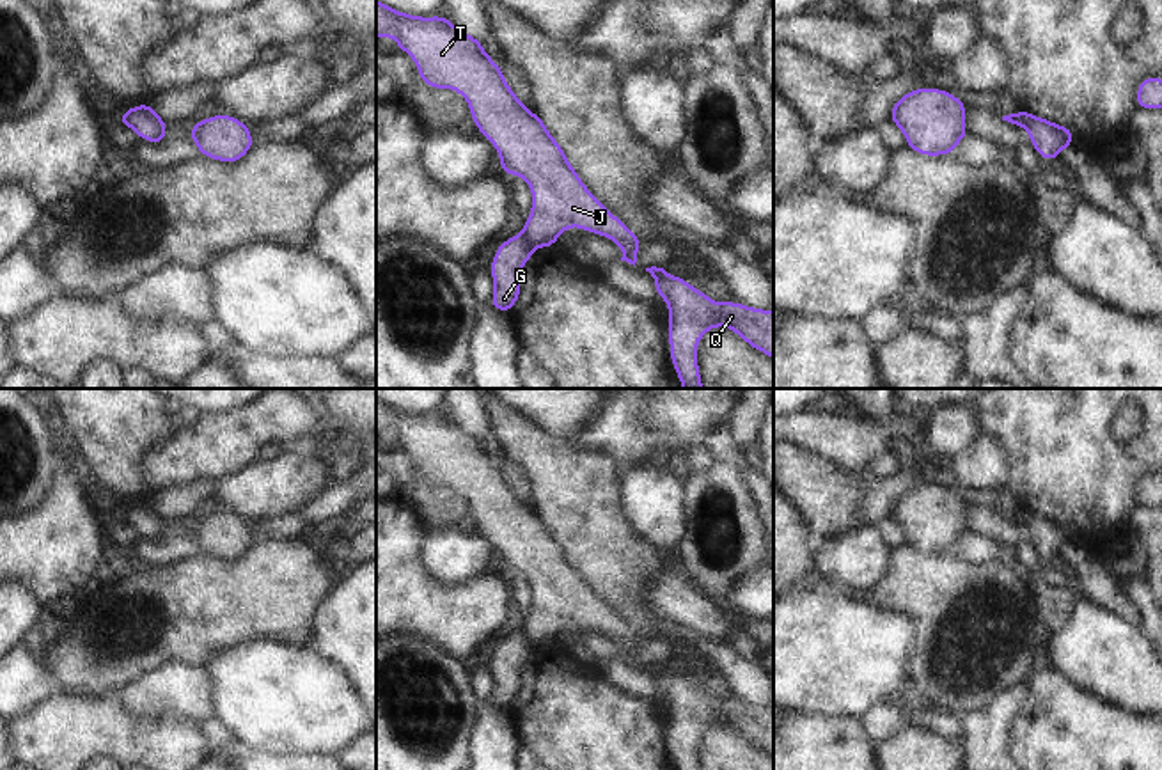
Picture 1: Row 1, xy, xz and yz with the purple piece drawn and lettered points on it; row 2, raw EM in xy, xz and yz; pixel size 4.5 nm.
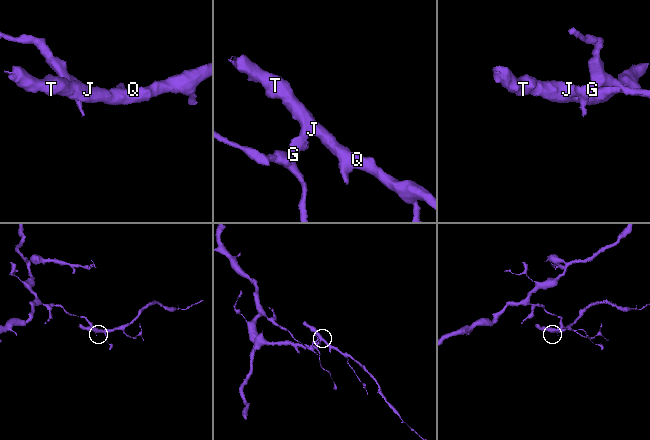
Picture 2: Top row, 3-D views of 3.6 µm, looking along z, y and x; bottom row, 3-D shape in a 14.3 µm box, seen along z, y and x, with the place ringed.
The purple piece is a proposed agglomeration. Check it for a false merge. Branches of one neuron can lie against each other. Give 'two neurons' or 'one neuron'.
two neurons

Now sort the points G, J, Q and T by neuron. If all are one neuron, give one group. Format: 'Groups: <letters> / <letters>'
Groups: G / J Q T.

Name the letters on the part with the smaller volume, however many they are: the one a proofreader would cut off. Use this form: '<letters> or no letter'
J, Q, T

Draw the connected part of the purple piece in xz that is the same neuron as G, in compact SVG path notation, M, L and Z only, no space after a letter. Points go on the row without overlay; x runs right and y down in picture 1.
M525 630L511 633L499 640L497 651L490 662L495 688L490 703L500 710L511 710L520 695L520 667L532 655L534 644Z

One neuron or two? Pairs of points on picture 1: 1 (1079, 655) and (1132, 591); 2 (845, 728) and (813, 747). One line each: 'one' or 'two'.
1: two
2: one

